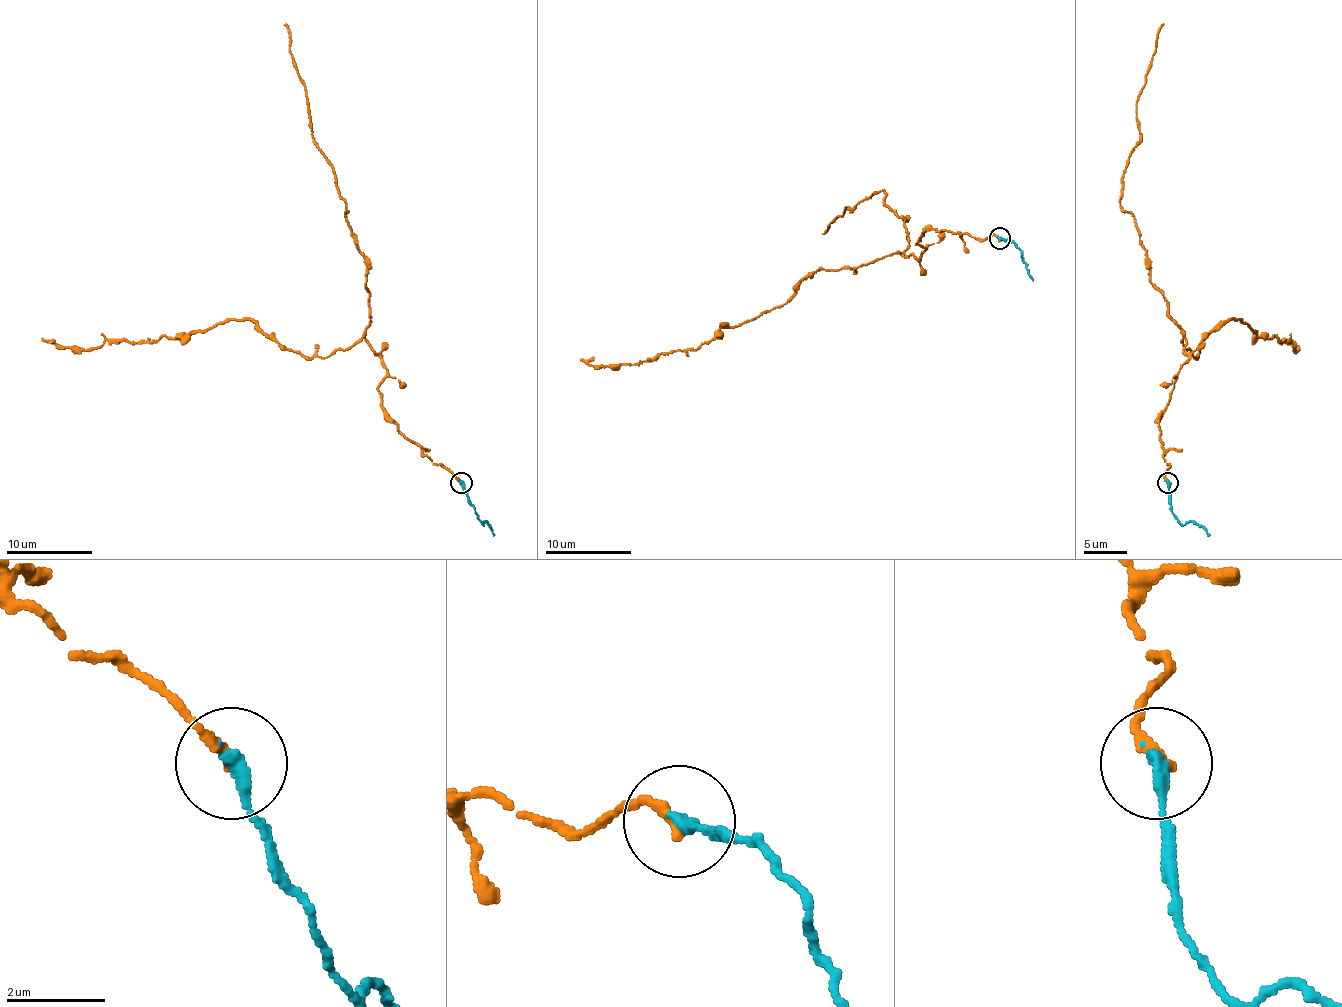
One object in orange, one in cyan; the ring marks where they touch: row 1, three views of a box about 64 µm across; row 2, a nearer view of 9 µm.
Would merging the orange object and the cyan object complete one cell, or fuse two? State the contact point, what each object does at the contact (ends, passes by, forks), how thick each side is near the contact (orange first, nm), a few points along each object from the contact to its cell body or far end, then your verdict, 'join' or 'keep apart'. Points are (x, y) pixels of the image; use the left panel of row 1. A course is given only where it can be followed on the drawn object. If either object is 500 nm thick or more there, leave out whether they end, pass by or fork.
place (461, 483); orange ends; cyan ends; calibres 220 and 280 nm; course orange (461, 483), (399, 431), (362, 338), (325, 358), (247, 319), (88, 349), (42, 338); course cyan (461, 483), (476, 518), (487, 524), (494, 535); join

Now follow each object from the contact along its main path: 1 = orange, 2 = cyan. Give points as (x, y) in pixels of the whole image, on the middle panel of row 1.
1: (1000, 238), (929, 230), (918, 258), (816, 269), (786, 301), (695, 349), (581, 359)
2: (1000, 238), (1006, 238), (1021, 251), (1032, 280)

